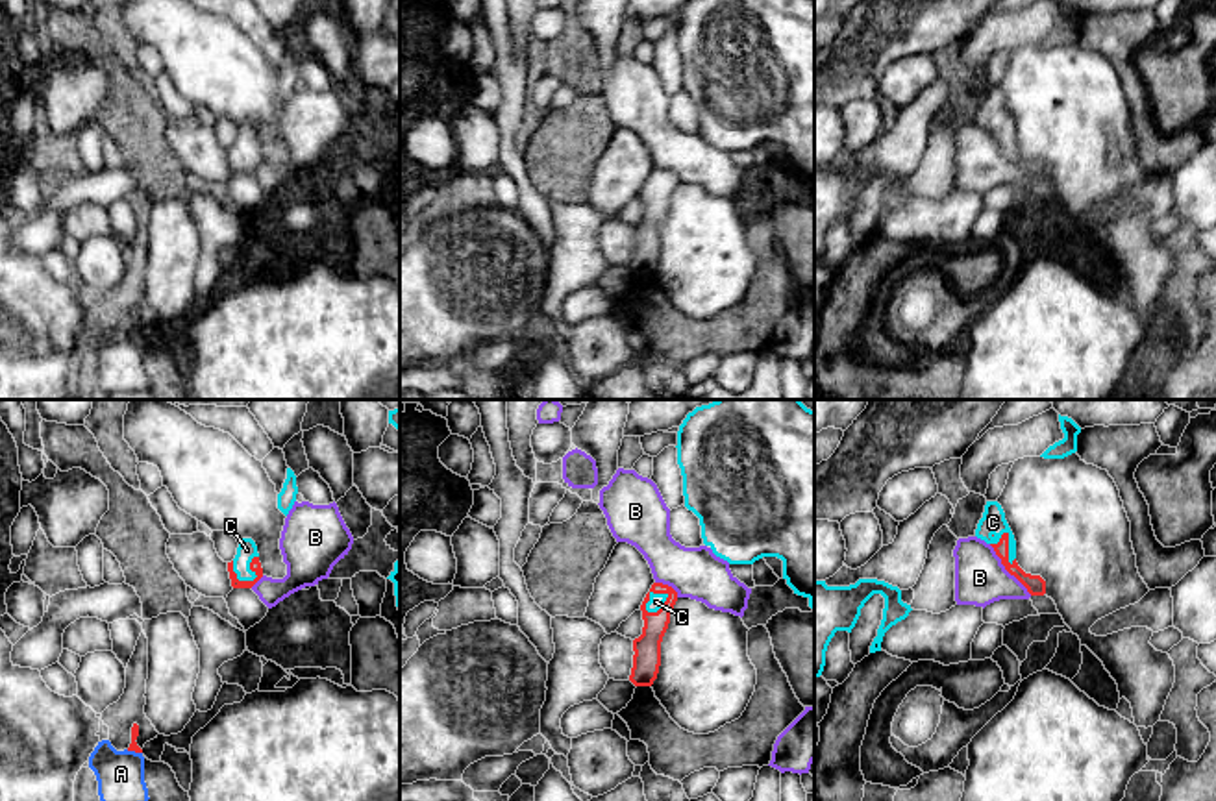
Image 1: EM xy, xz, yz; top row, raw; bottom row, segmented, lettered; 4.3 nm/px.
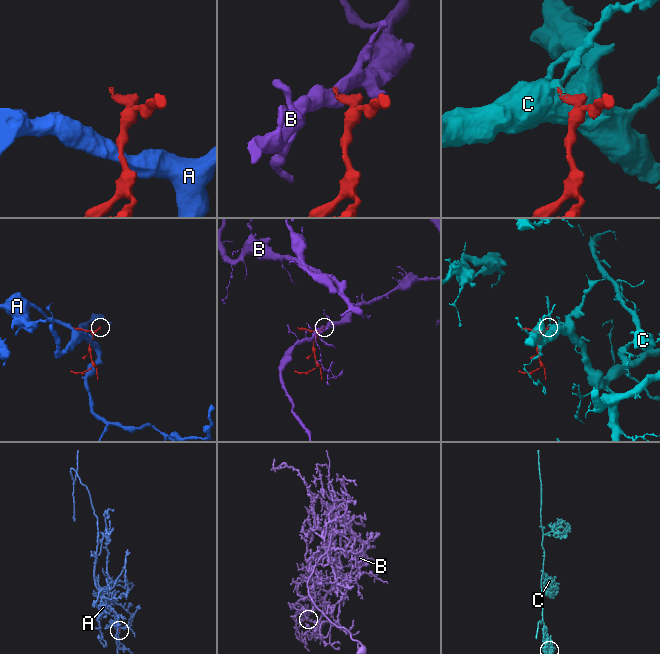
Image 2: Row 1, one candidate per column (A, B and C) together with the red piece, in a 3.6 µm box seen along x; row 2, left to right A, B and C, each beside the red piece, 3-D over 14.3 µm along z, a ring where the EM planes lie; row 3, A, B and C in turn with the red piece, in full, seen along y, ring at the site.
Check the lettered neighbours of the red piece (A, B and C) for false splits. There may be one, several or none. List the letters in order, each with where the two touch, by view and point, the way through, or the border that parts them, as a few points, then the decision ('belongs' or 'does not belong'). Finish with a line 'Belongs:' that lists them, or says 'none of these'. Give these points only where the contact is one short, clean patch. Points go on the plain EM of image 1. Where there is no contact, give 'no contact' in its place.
A: xy (134, 335) | along xy (126, 335), (141, 339) | does not belong
B: yz (1007, 156) | along yz (989, 130), (1000, 148), (1031, 180) | does not belong
C: xy (256, 160) | across xy (256, 152), (256, 160), (247, 150), (247, 135) | belongs
Belongs: C

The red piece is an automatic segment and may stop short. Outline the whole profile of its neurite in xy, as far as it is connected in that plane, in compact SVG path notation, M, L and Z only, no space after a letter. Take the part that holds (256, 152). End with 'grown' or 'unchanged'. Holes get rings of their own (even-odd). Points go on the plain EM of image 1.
M252 124L239 126L237 141L228 148L228 157L233 174L252 174L263 163L257 131Z; grown

